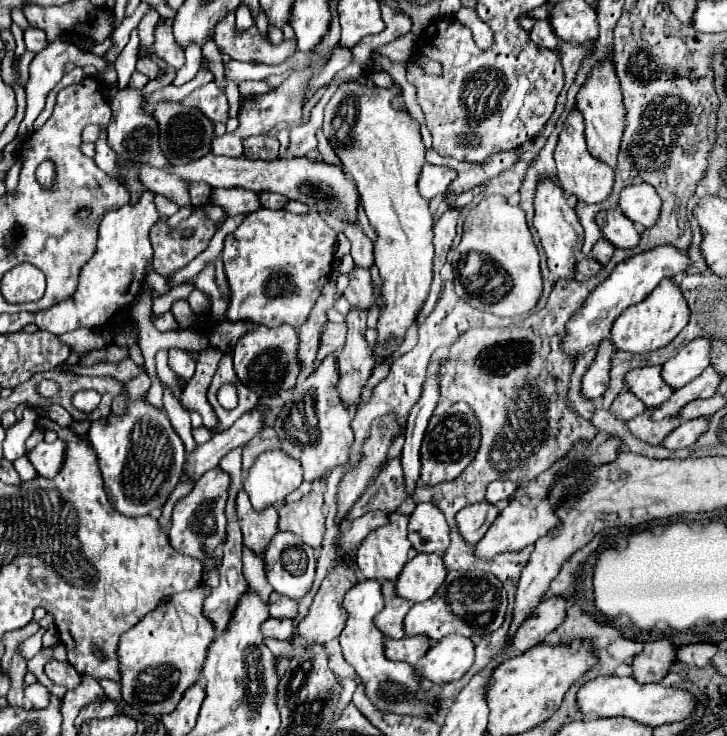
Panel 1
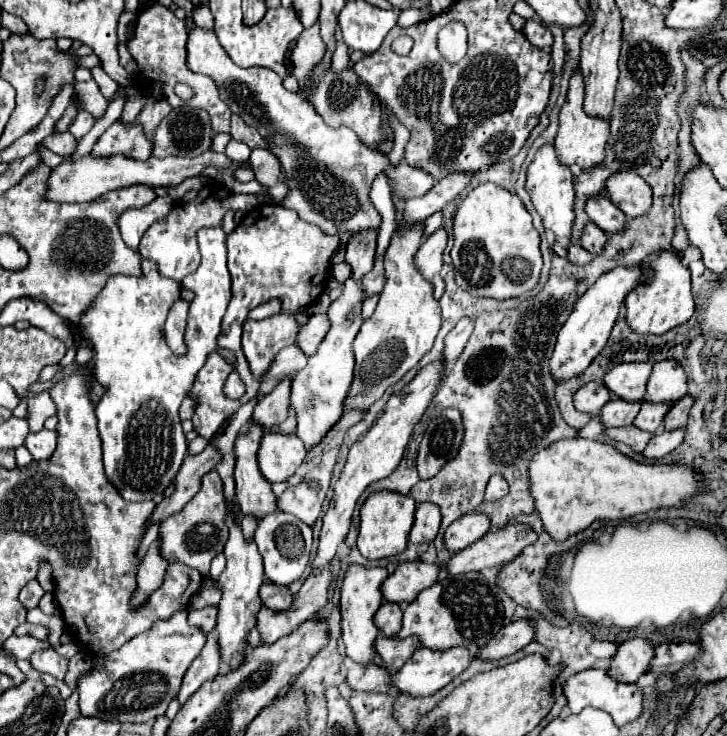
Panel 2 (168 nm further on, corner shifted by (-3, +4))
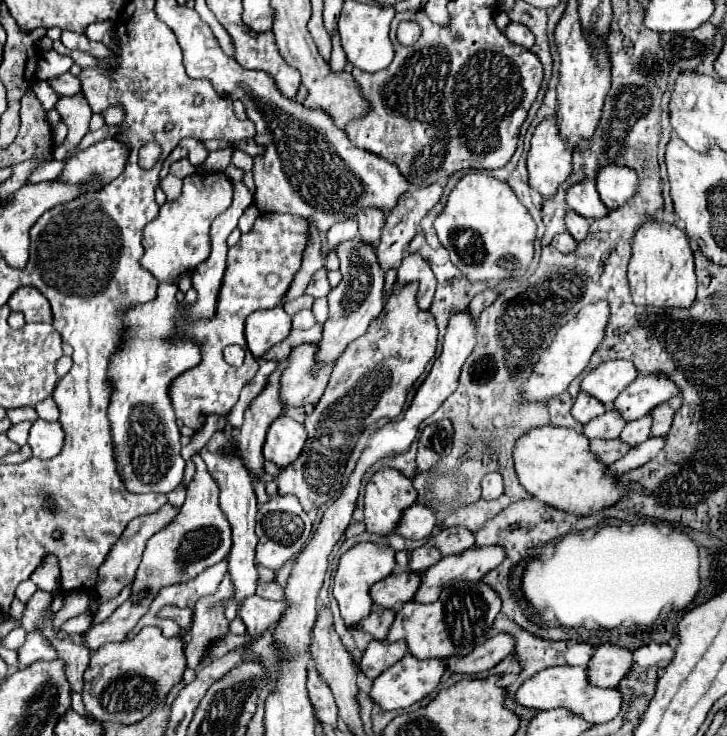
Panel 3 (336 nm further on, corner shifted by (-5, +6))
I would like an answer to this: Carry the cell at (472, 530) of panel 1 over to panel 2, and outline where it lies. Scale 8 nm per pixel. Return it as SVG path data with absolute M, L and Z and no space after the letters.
M471 512L457 518L445 532L445 546L453 552L467 548L477 542L491 528L491 518L483 512Z

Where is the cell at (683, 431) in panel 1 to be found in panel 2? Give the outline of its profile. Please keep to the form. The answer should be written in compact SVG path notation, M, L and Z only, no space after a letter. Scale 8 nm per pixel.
M685 428L675 430L675 432L667 432L667 430L665 430L663 434L653 436L653 440L647 444L647 448L645 448L643 454L645 454L647 458L661 458L661 456L673 452L673 450L681 444L683 438L685 438Z

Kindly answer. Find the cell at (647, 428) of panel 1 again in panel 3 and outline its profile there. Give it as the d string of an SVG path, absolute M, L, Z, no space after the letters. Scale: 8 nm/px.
M591 440L589 448L605 466L619 460L627 450L631 450L631 446L621 440Z

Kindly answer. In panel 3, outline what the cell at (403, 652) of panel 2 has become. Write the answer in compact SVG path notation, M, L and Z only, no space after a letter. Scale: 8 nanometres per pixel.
M371 640L363 652L363 658L359 662L359 670L367 678L373 680L379 676L379 672L389 668L397 660L401 660L403 654L407 654L407 644L403 640L399 640L399 642Z

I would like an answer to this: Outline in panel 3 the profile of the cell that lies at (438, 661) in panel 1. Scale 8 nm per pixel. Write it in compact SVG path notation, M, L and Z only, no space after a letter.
M405 654L399 662L395 662L393 666L389 666L387 670L383 670L371 686L369 698L381 708L381 710L401 710L401 708L409 708L411 704L419 702L421 698L425 698L431 690L435 690L435 686L439 684L439 678L445 672L445 662L441 658L429 658L429 660L417 660L409 654Z

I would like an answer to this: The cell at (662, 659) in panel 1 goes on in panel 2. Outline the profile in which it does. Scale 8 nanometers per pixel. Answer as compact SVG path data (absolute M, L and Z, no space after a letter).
M633 638L619 646L609 664L609 672L619 682L637 682L651 668L655 646L647 638Z

